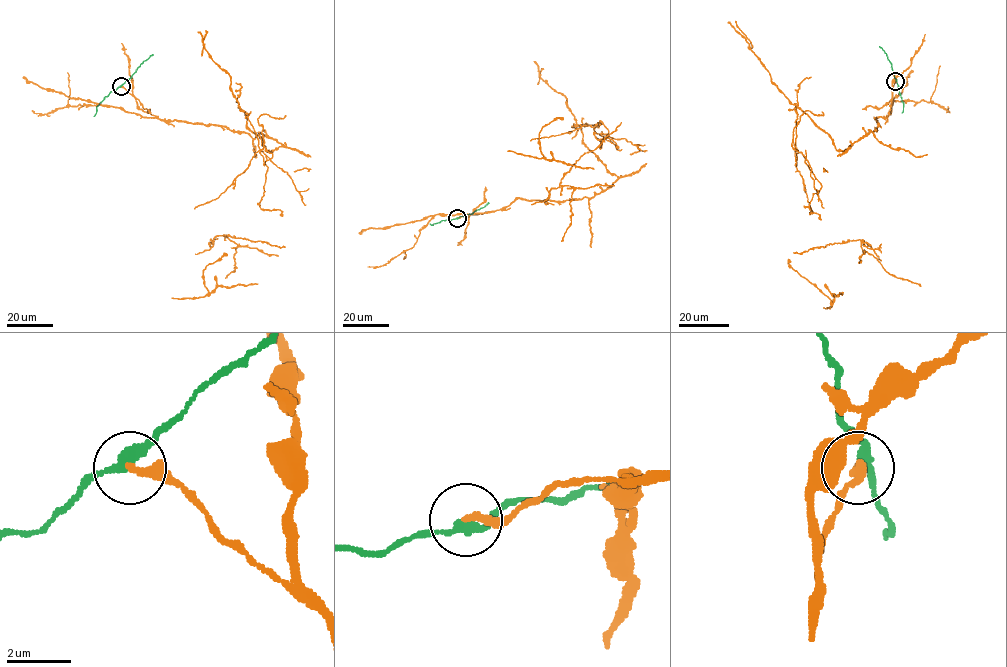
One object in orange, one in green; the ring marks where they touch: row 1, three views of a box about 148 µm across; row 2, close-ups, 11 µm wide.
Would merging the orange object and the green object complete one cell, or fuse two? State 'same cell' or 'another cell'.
another cell

